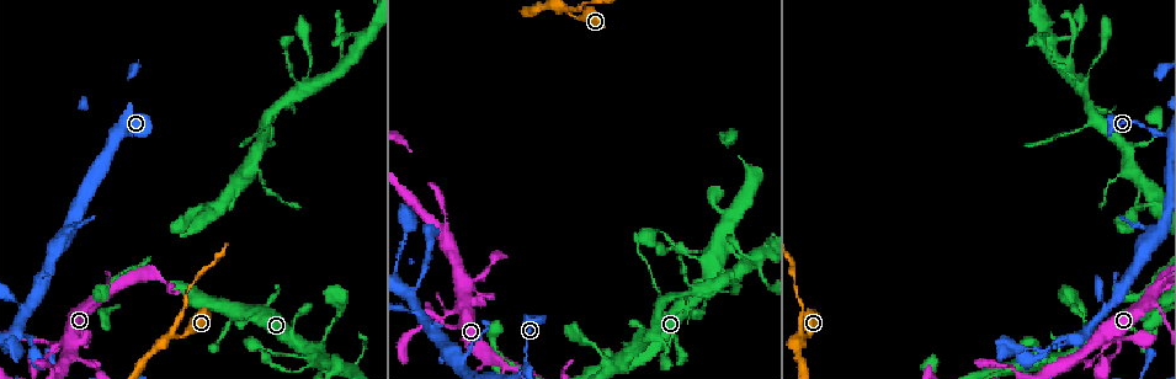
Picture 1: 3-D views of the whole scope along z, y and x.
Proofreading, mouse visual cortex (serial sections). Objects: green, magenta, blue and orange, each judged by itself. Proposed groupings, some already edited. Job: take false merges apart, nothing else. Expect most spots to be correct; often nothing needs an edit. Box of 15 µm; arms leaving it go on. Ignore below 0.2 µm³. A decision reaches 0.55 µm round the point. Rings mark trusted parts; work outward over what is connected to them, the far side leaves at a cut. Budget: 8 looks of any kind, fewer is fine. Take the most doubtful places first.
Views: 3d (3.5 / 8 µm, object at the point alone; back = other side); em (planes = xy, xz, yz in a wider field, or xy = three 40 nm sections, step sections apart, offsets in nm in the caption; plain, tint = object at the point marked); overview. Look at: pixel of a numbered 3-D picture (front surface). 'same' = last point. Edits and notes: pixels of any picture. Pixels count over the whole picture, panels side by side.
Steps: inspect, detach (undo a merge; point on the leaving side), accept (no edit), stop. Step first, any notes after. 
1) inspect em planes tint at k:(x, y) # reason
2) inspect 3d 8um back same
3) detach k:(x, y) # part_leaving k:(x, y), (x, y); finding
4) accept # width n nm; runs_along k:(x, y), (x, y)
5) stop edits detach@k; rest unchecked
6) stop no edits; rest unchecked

inspect 3d 8um at 1:(563, 7) # a fork

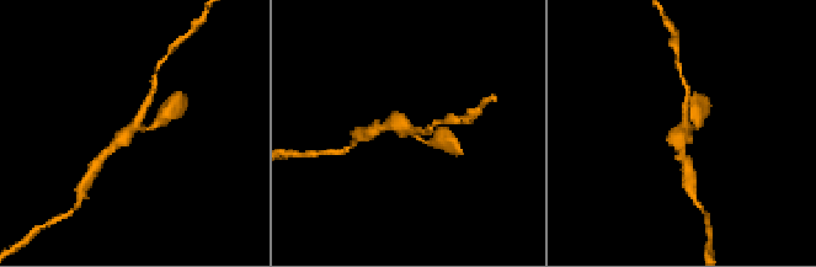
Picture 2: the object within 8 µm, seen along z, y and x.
inspect 3d 3.5um at 2:(413, 129) # zoom in

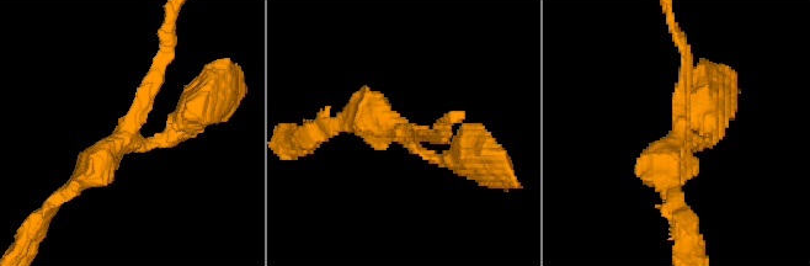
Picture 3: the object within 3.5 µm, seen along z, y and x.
inspect em xy step 2 tint at 3:(128, 138) # arms 3; arm_widths 200, 250, 350 nm; need the tissue

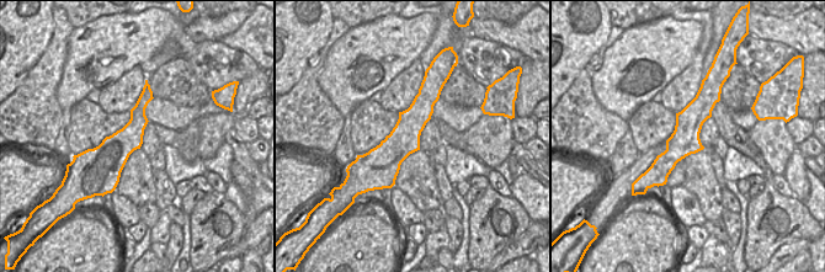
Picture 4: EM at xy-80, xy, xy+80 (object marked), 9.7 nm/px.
accept # runs_along 3:(191, 116), (67, 192); one cell here

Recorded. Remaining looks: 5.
inspect 3d 3.5um at 1:(310, 363)

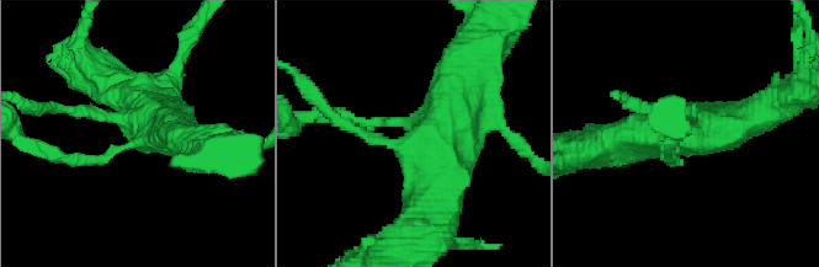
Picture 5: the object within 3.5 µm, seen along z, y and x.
inspect em planes tint at 5:(415, 125) # now the EM

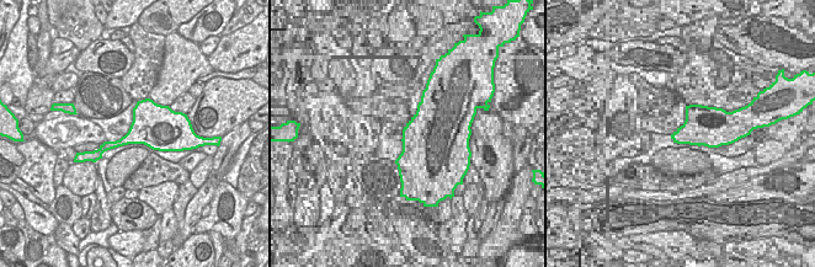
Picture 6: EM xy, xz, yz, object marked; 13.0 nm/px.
accept # runs_along 5:(429, 209), (436, 134), (474, 68); continuous, no second cell

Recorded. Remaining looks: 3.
inspect 3d 8um at 1:(1085, 332) # sharp bend

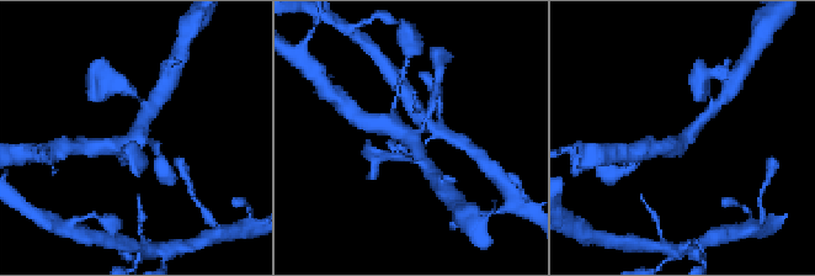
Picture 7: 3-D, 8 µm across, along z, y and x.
inspect em planes tint at 7:(135, 136)

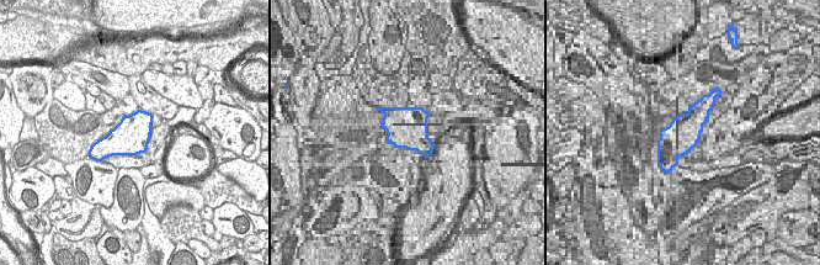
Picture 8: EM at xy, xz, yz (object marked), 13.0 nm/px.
accept # arm_widths 200, 300, 500 nm; runs_along 7:(710, 110), (683, 142), (664, 148); all the same cell

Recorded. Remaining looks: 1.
stop no edits; rest unchecked

